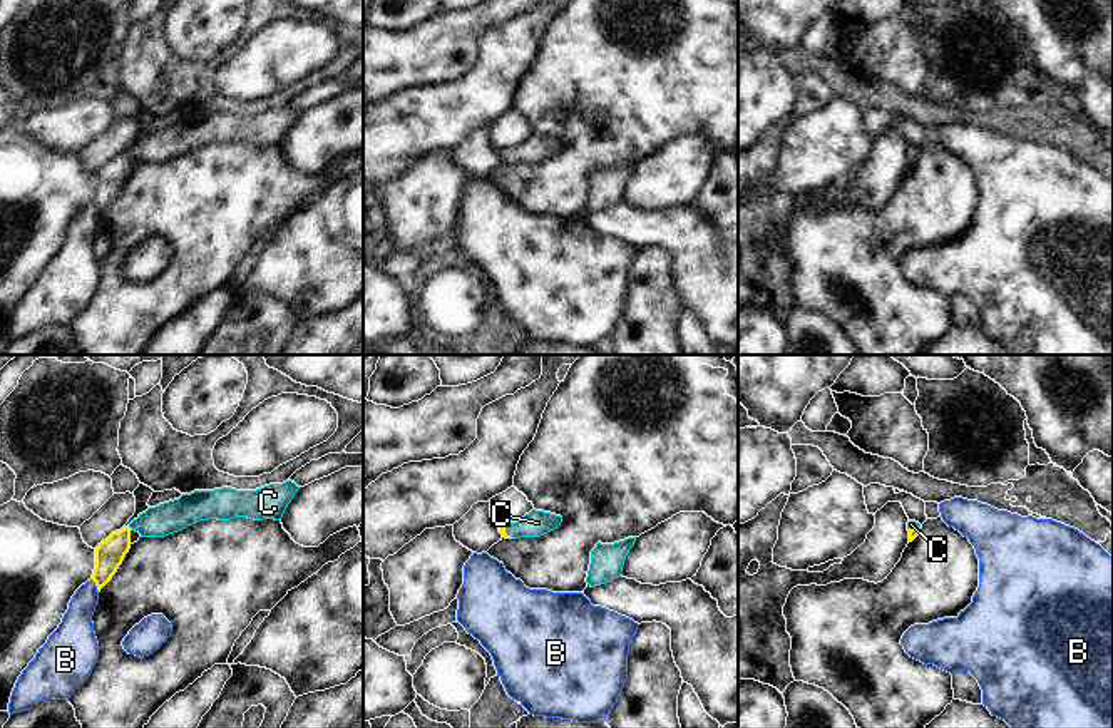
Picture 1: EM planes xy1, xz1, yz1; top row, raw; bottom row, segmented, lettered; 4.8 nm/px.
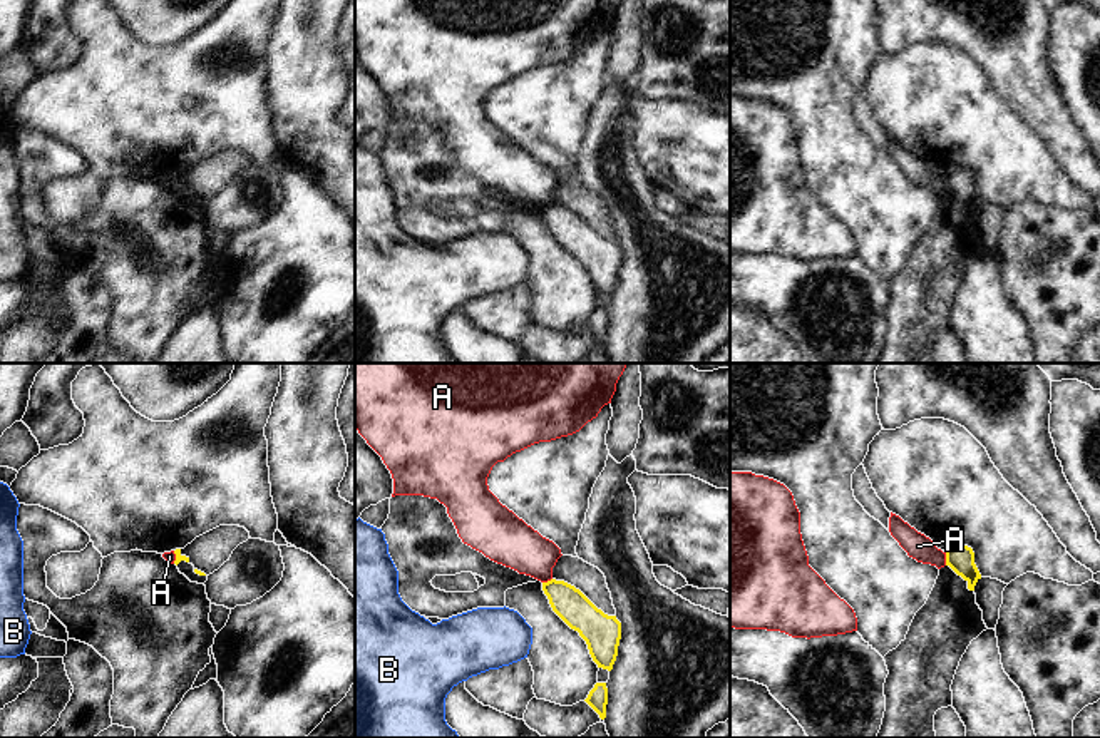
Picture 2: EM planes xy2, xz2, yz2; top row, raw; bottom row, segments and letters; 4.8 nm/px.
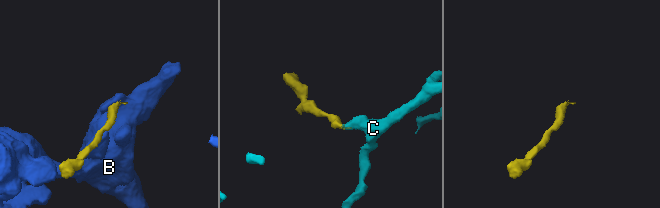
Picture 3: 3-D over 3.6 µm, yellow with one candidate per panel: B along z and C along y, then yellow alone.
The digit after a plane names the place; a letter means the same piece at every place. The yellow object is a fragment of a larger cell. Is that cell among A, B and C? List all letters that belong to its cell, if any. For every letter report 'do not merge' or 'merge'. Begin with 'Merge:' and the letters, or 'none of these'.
Merge: C
A: do not merge
B: do not merge
C: merge

